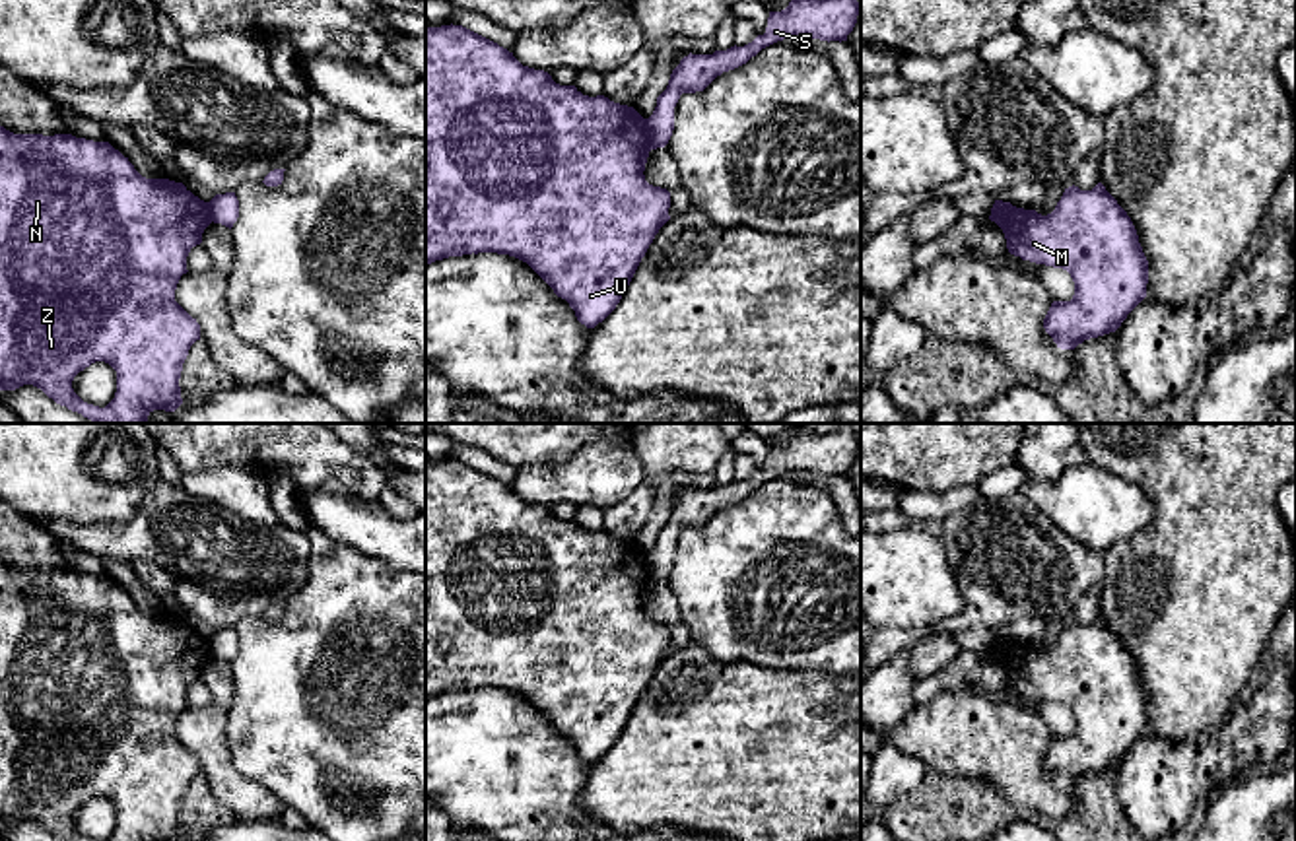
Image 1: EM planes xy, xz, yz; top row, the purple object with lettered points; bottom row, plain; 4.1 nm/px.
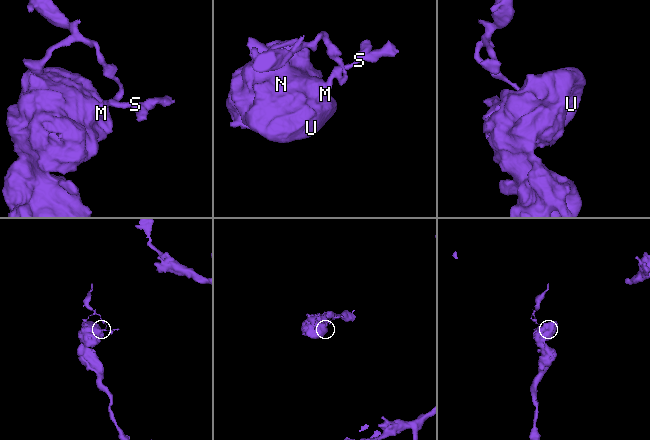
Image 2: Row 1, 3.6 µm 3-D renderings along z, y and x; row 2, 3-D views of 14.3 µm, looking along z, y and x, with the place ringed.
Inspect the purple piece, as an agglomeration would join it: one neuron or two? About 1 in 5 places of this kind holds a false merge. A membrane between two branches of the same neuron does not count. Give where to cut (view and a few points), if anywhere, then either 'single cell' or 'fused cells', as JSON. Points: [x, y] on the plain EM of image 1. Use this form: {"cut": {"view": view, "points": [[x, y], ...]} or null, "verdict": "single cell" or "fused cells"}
{"cut": {"view": "xz", "points": [[644, 554], [644, 566], [651, 583]]}, "verdict": "fused cells"}

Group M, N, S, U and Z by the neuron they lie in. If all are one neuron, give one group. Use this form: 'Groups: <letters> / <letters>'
Groups: M N U Z / S

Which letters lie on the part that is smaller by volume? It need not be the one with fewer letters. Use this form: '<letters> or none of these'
S

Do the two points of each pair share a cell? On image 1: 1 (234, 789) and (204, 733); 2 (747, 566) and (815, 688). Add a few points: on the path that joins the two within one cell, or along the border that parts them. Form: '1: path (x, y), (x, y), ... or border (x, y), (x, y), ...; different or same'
1: path (222, 775), (210, 746); same
2: border (760, 663), (766, 667), (824, 669), (840, 674); different

